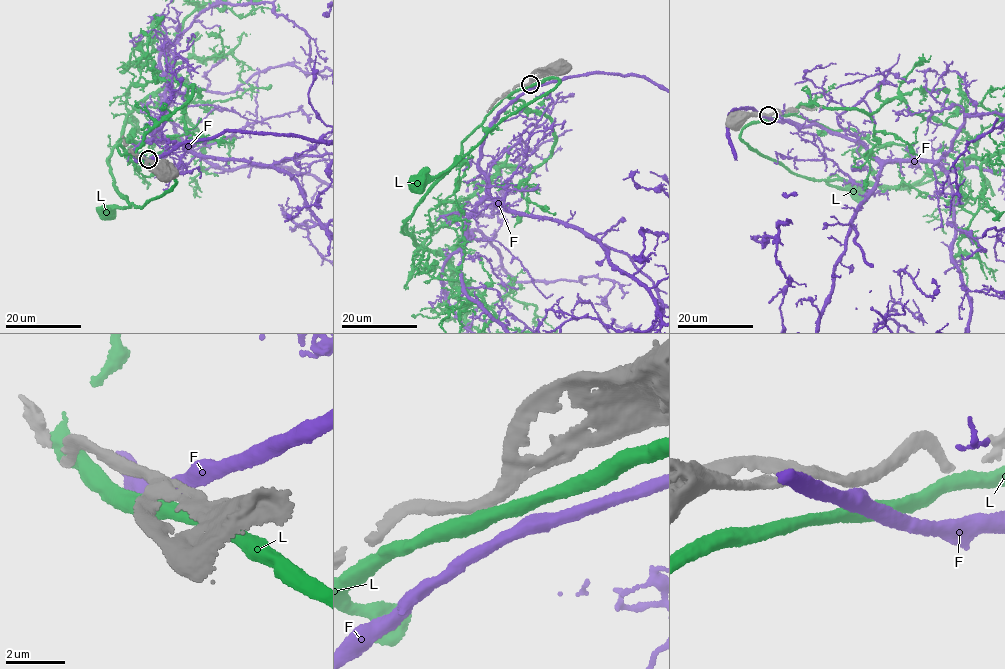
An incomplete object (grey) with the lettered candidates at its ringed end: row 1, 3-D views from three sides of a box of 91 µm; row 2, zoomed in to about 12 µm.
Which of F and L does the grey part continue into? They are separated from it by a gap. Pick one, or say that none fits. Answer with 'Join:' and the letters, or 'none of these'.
Join: F

